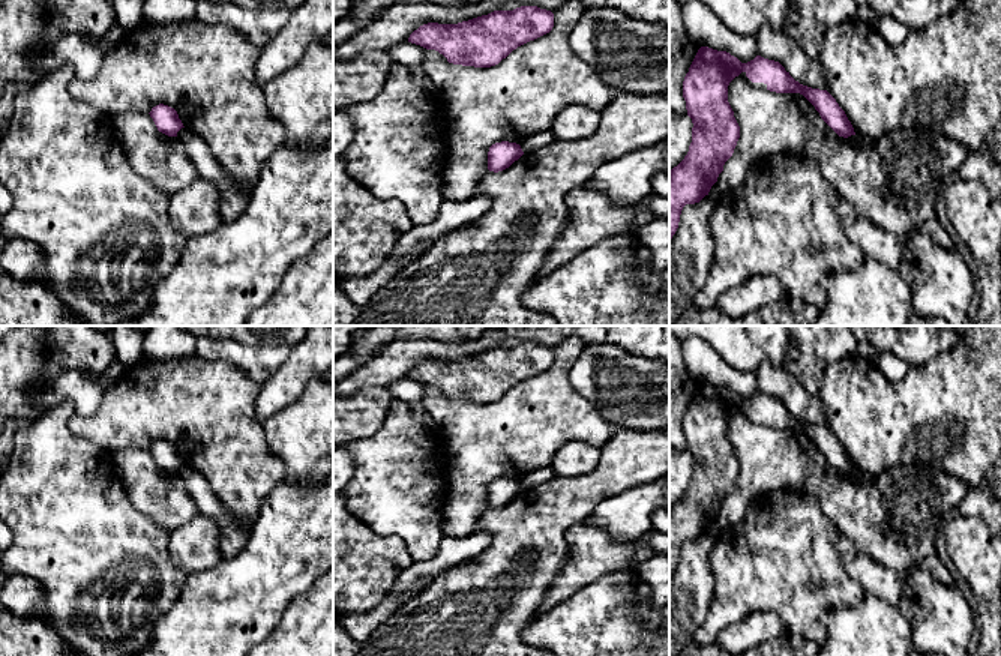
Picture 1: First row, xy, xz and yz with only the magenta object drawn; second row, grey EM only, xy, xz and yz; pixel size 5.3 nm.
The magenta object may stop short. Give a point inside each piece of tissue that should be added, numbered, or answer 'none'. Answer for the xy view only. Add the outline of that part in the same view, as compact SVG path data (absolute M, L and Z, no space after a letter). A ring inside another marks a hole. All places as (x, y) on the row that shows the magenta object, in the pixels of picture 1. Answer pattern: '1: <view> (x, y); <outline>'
none

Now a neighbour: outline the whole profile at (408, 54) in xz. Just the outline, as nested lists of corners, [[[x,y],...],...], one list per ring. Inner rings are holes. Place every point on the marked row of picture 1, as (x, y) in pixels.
[[[408,41],[393,45],[392,48],[387,50],[387,53],[392,56],[392,59],[396,63],[401,63],[404,66],[422,66],[425,51],[426,51],[426,48],[411,44]]]

